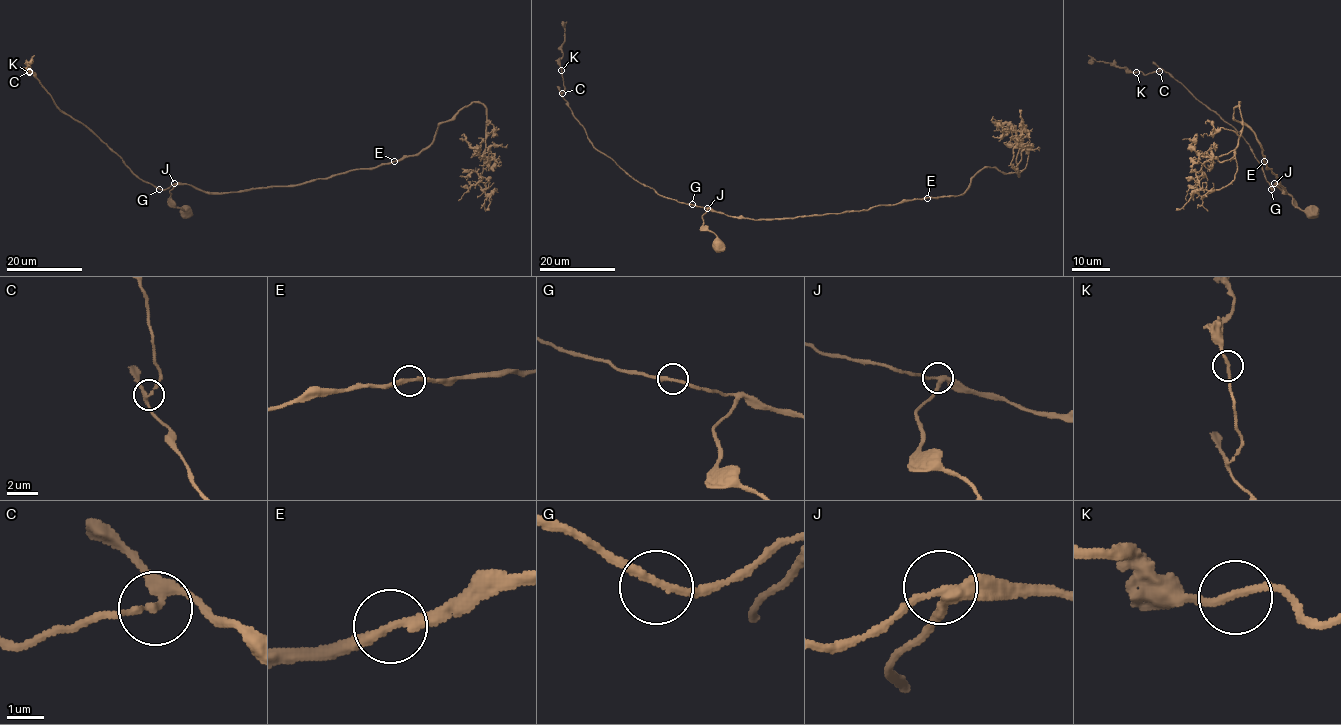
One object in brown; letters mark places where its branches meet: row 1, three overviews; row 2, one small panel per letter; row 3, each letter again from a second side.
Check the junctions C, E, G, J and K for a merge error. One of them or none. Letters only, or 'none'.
none

